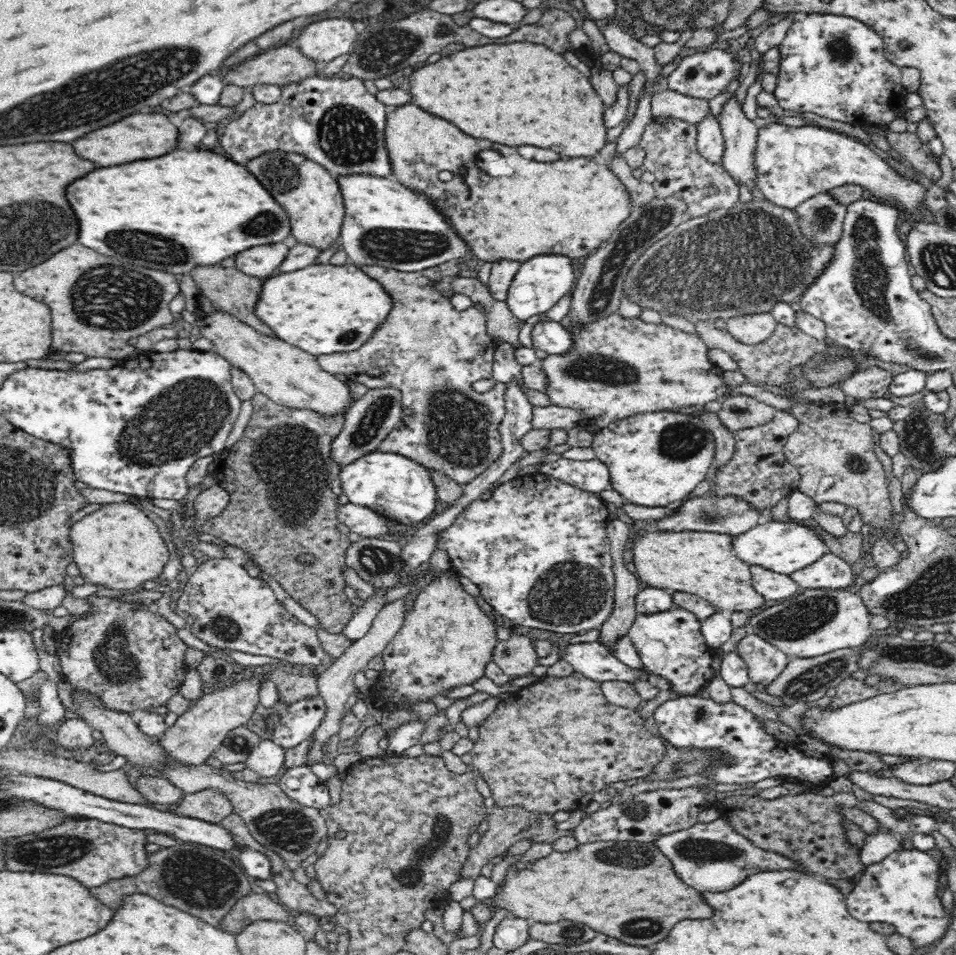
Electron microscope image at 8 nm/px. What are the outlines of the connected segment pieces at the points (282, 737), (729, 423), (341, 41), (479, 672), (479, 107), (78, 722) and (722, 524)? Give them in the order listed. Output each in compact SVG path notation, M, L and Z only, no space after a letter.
M320 697L295 701L274 724L272 741L284 751L308 741L321 723L325 710L326 705Z
M738 394L728 398L717 413L722 423L733 433L741 428L764 424L774 416L776 411L776 408L756 398Z
M326 18L314 24L308 24L298 37L295 44L302 53L312 57L322 65L337 55L350 52L358 38L352 25L353 18Z
M444 571L430 579L416 596L412 609L404 615L400 630L390 639L382 652L385 678L373 688L375 700L386 700L386 708L405 709L410 701L424 700L450 686L471 684L483 676L486 663L491 661L496 638L496 623L480 609L475 597L466 592L458 575Z
M488 44L480 48L466 48L414 70L407 84L412 103L434 116L452 122L472 138L490 140L504 146L534 144L540 148L552 148L554 152L570 158L594 156L605 145L605 107L593 84L578 70L570 70L570 64L562 56L542 44Z
M70 713L60 724L56 737L62 746L66 746L68 749L79 748L82 753L94 743L92 731L93 728L86 720Z
M705 494L700 499L685 500L675 506L675 512L670 518L658 520L659 530L665 532L680 532L680 530L690 530L694 532L714 532L717 534L732 534L738 536L742 532L748 532L755 524L758 524L758 510L742 502L739 498L726 496L720 498L713 494Z

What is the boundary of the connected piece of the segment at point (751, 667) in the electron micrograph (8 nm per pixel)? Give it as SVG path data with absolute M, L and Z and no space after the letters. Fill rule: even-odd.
M751 631L740 641L736 651L746 663L751 682L764 686L784 670L790 659L785 652L778 650L773 644L762 640Z

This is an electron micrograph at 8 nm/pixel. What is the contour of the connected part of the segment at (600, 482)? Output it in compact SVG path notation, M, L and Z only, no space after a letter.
M561 457L553 462L538 463L535 472L552 475L568 484L595 493L611 487L609 468L596 458L578 461Z

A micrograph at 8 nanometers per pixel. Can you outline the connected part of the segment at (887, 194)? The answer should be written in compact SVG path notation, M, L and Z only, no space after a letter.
M769 124L758 130L754 161L758 171L758 189L768 201L780 208L793 209L812 196L855 184L876 198L894 202L902 213L920 214L920 210L930 213L925 202L926 184L914 177L900 175L898 167L891 161L884 161L862 141L844 133L807 124L801 127Z

